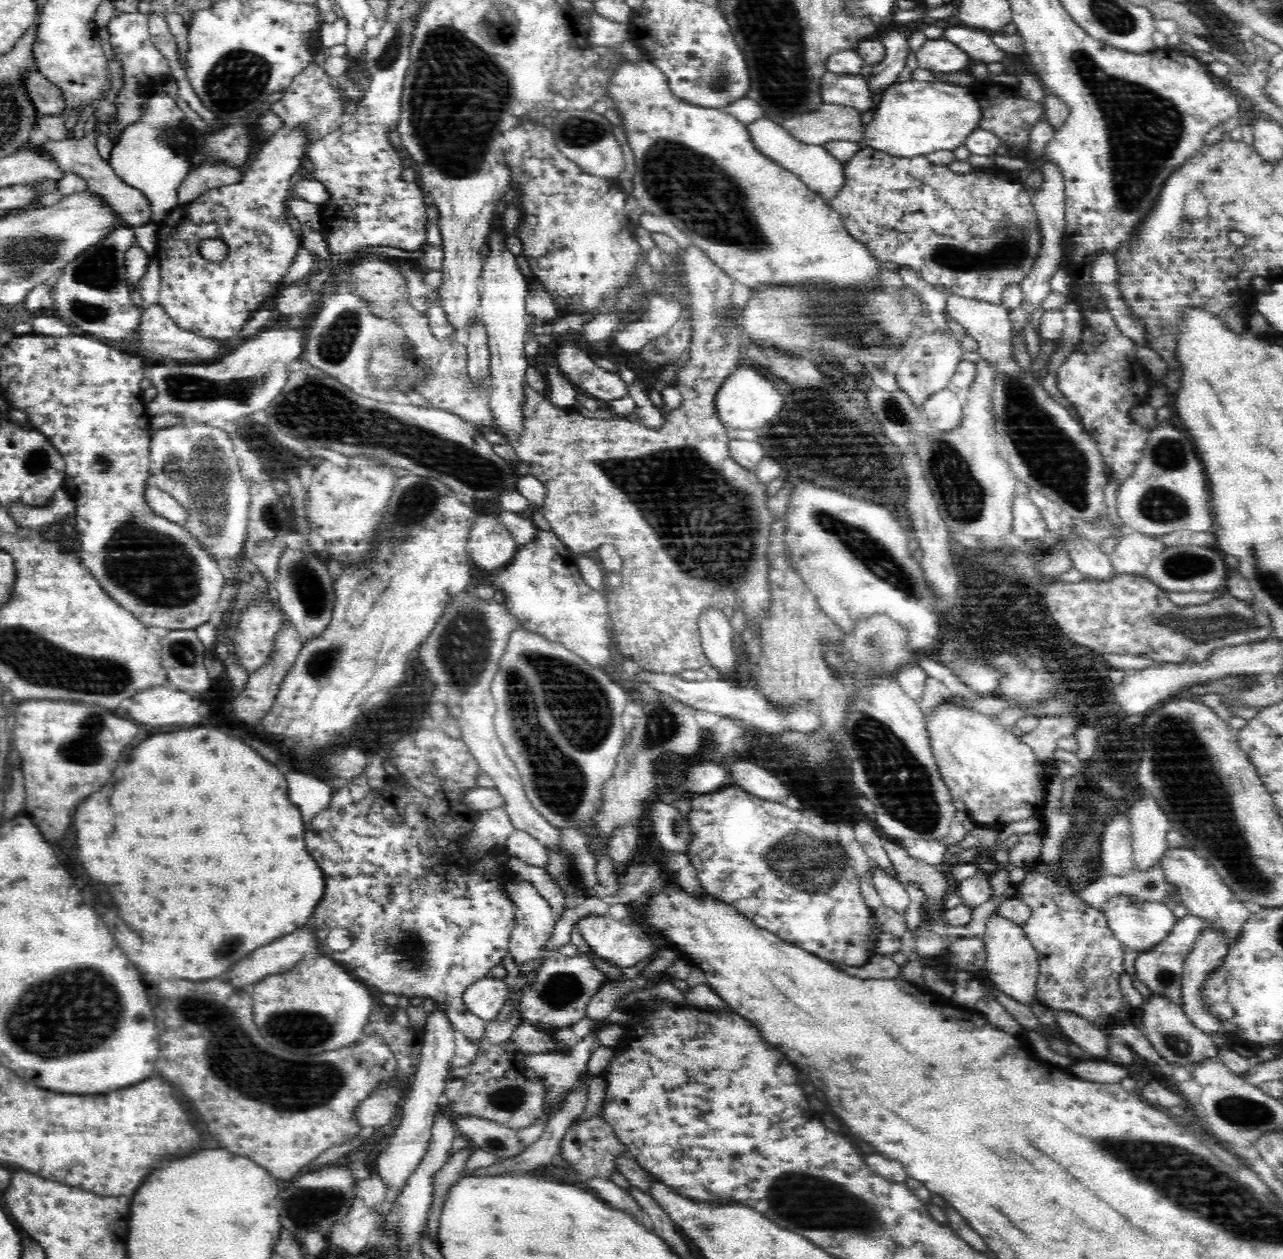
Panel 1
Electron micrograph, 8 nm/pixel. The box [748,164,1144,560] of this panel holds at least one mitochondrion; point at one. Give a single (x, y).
(1052, 459)

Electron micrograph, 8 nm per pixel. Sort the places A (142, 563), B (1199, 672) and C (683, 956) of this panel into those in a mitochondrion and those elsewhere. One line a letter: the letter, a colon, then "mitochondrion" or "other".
A: mitochondrion
B: other
C: other

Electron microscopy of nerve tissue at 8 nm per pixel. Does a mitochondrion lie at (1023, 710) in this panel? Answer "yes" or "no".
no

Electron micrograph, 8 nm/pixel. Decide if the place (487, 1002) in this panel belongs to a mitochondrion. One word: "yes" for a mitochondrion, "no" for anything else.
no

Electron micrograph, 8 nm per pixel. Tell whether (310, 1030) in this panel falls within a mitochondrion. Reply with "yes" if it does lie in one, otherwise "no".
yes

